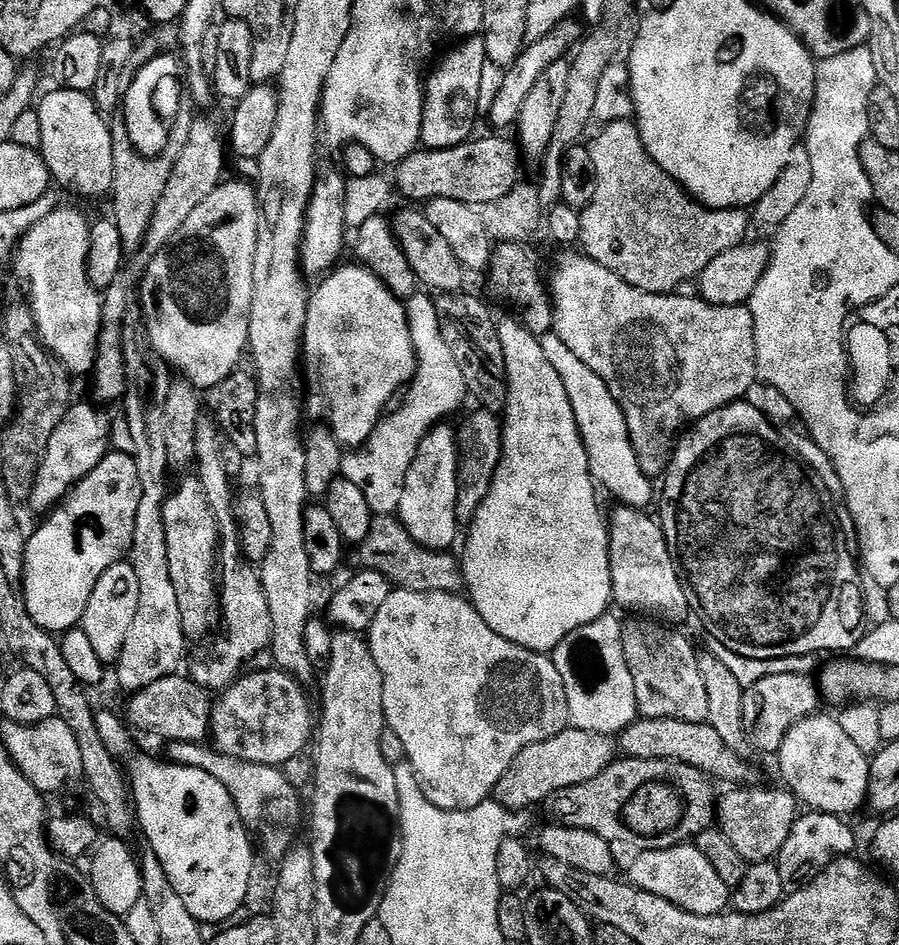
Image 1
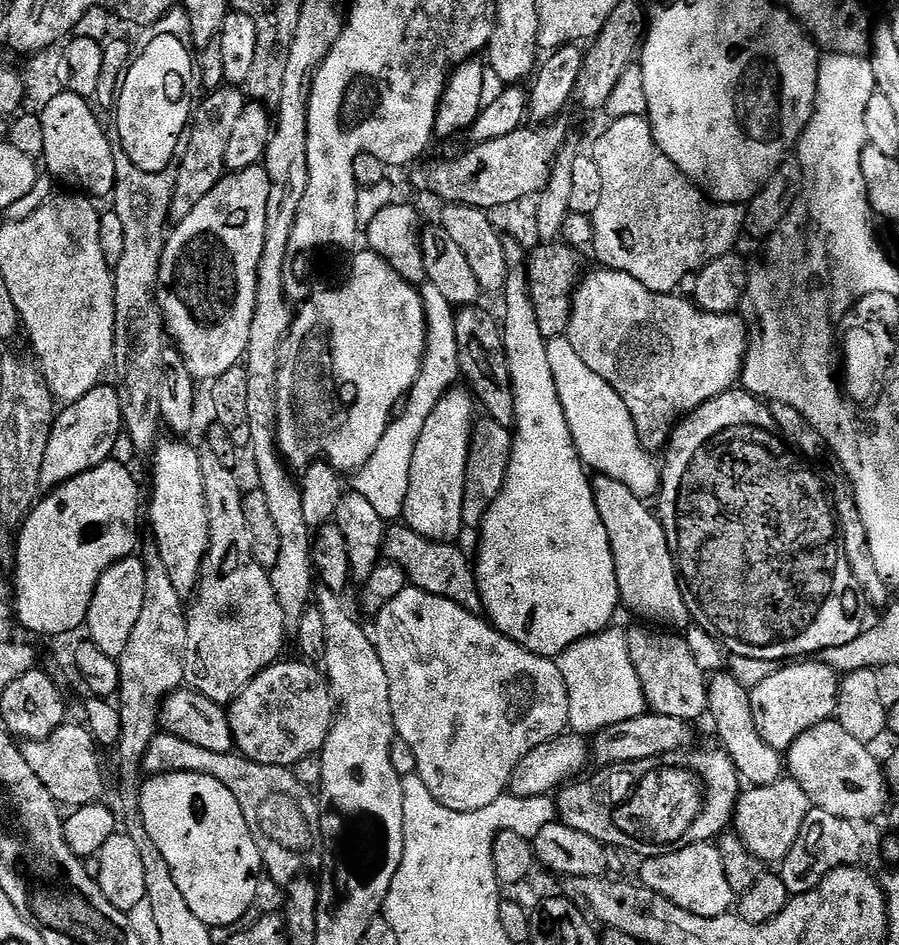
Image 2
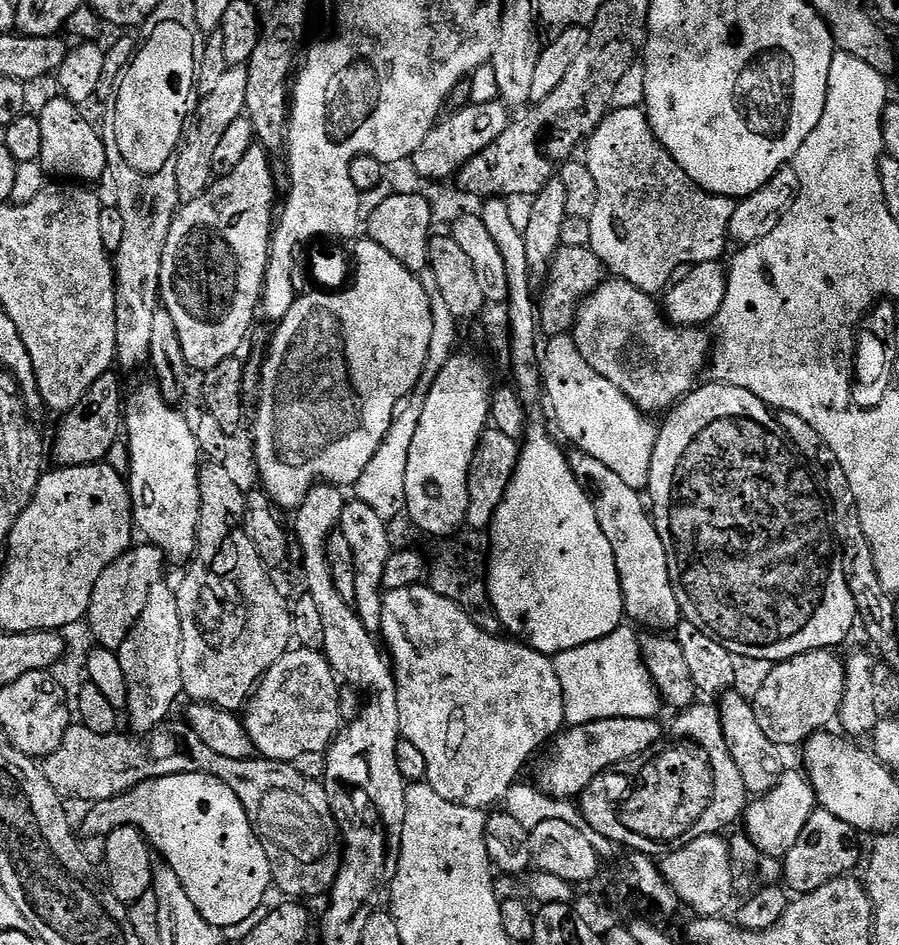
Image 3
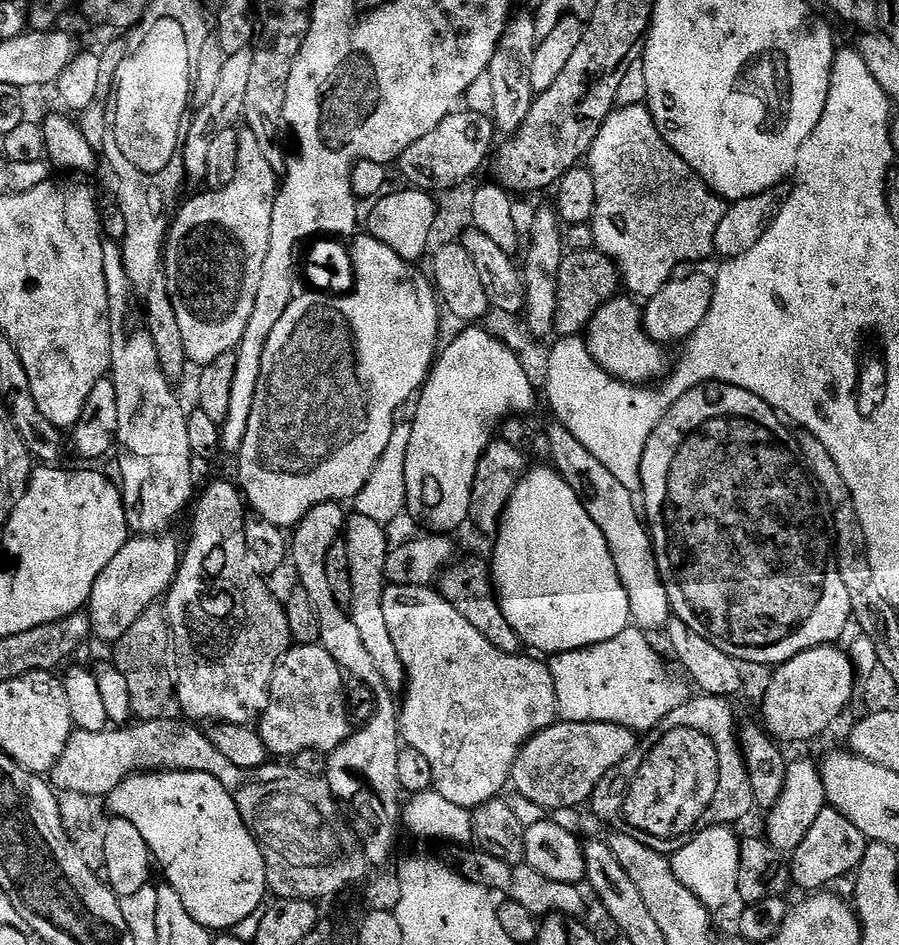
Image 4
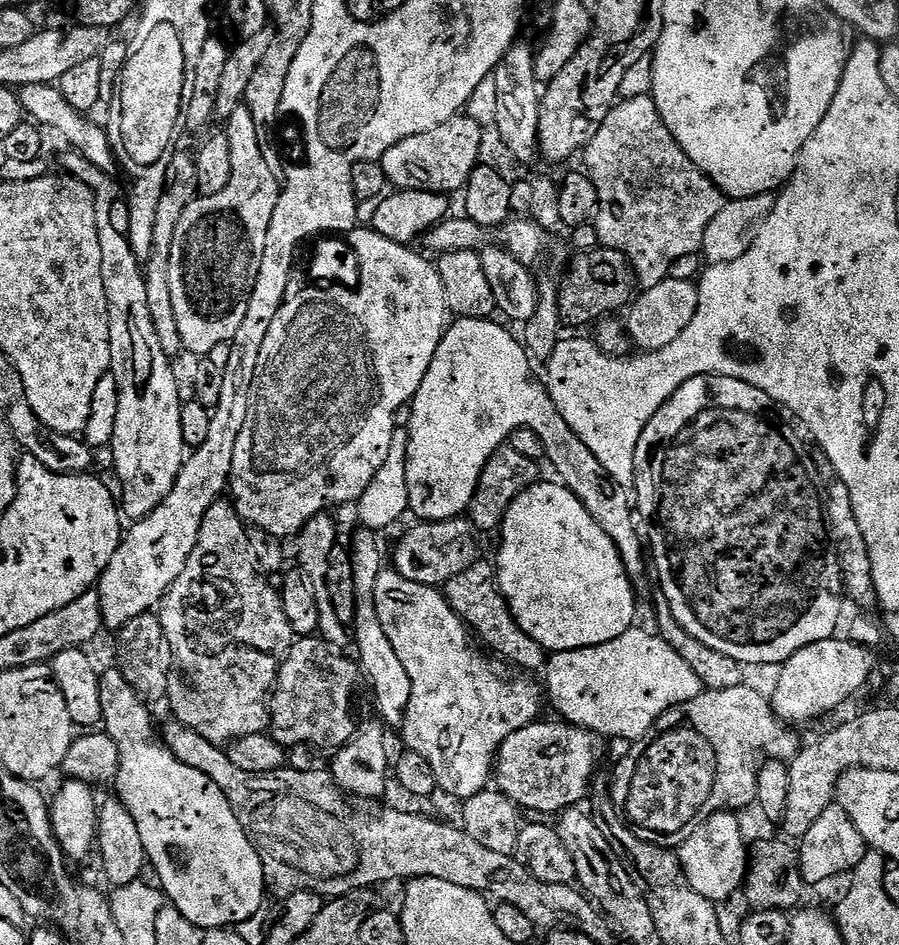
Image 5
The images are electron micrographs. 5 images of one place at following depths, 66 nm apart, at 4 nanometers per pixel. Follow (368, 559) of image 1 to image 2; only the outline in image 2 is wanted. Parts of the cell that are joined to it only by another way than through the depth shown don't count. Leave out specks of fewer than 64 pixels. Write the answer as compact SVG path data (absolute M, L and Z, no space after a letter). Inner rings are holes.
M396 522L384 533L383 559L396 564L404 571L407 583L414 588L426 590L426 594L438 594L438 598L446 598L468 612L479 613L480 587L476 581L476 569L470 556L455 543L442 540L427 540L414 530L410 530L403 522Z

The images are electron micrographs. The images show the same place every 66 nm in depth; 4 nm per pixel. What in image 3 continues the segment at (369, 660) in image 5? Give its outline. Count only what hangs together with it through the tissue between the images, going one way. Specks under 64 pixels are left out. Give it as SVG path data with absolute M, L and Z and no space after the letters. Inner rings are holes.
M349 499L342 510L338 531L350 546L350 555L354 558L354 607L362 626L373 634L379 633L382 622L382 587L384 585L384 567L391 558L394 545L388 537L389 525L370 506L361 500Z

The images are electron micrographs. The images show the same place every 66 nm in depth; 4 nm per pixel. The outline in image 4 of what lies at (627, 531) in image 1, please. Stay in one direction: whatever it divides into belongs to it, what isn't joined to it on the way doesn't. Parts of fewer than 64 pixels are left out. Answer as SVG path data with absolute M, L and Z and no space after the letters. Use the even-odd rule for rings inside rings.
M559 422L553 423L553 428L548 432L548 444L552 447L554 467L561 478L580 495L584 503L586 514L602 530L606 542L612 551L614 566L626 594L630 598L631 623L645 634L653 634L664 630L668 620L673 616L670 598L666 594L666 586L660 578L660 567L656 561L656 549L652 547L652 538L648 531L647 523L642 519L641 509L634 501L634 493L626 490L570 430Z

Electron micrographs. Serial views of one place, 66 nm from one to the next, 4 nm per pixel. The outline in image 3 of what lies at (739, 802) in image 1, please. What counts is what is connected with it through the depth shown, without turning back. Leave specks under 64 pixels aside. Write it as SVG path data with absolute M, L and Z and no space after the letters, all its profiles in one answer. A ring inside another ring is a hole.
M786 770L782 774L780 784L770 790L770 794L755 797L745 807L742 815L743 831L752 840L760 851L761 857L776 856L782 858L790 854L794 842L798 842L806 822L810 822L810 814L815 812L818 805L816 795L810 786L807 777L801 772Z

